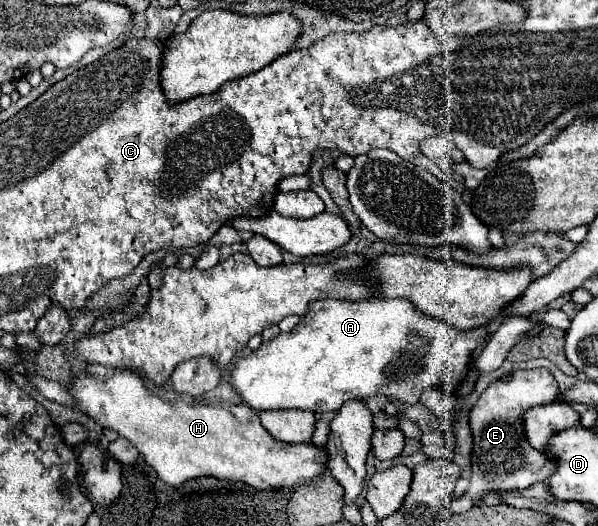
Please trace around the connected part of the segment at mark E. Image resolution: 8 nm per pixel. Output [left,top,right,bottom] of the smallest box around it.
[469,368,559,502]

